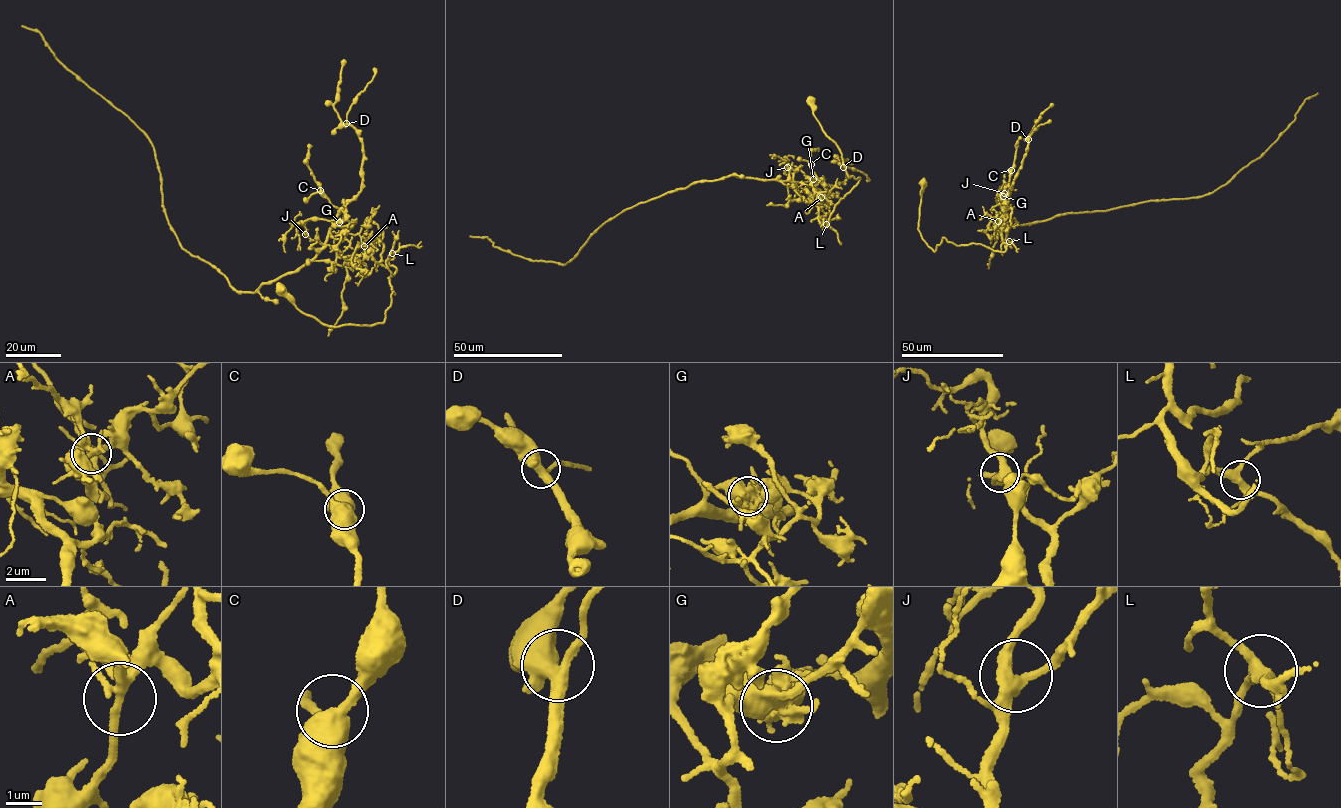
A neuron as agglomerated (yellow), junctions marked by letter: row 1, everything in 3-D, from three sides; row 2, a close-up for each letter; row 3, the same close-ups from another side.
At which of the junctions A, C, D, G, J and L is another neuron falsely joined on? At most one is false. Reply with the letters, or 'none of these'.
G

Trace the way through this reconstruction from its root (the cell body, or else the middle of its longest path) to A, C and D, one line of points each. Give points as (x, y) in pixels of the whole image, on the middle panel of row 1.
A: (810, 100), (848, 177), (860, 178), (825, 227), (818, 217), (829, 207), (821, 197)
C: (810, 100), (848, 177), (860, 178), (825, 227), (795, 182), (814, 180), (811, 164)
D: (810, 100), (848, 177), (860, 178), (822, 226), (817, 207), (795, 182), (834, 186), (848, 178), (843, 167)

